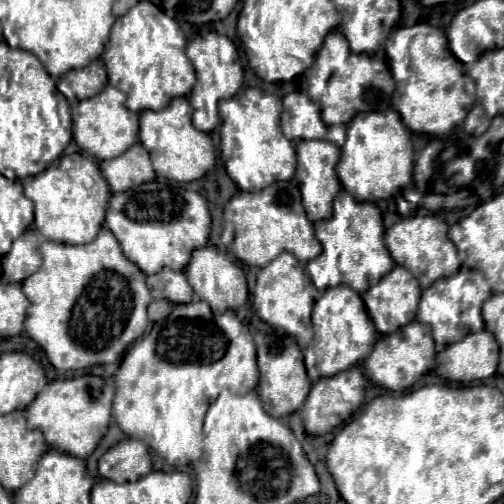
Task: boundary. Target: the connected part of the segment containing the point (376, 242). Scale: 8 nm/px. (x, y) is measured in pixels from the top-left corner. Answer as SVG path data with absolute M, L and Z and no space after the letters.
M346 190L336 196L330 218L314 224L316 238L322 244L322 254L306 264L306 272L318 290L332 286L350 286L356 292L366 292L394 266L384 246L384 224L381 211L372 202L356 202Z

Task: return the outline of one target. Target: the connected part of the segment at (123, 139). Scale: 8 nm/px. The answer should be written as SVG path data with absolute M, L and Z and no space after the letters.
M108 84L100 94L82 100L74 108L72 112L74 140L86 154L98 160L108 160L108 158L116 158L116 154L124 154L128 146L138 142L138 114L128 110L124 102L126 102L126 94Z

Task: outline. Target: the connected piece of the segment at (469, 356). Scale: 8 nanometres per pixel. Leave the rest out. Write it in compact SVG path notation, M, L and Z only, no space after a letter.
M488 330L446 346L436 356L436 374L452 382L490 378L498 368L498 344Z

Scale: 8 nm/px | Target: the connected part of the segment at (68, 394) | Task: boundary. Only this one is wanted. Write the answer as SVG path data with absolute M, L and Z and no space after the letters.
M86 374L49 383L26 408L28 428L40 430L50 448L72 454L76 458L88 458L108 430L114 398L114 380L108 378L106 382L100 376Z

